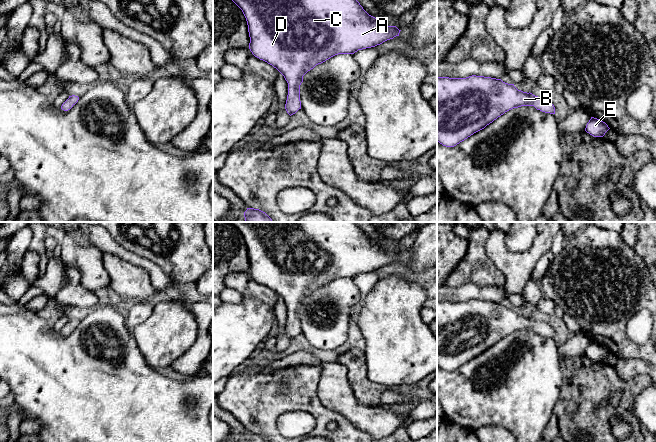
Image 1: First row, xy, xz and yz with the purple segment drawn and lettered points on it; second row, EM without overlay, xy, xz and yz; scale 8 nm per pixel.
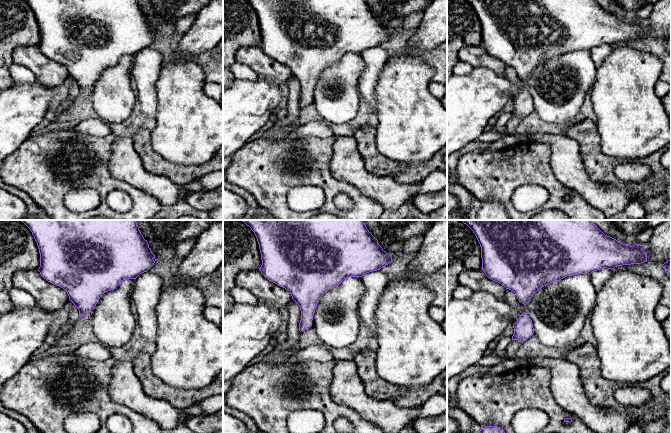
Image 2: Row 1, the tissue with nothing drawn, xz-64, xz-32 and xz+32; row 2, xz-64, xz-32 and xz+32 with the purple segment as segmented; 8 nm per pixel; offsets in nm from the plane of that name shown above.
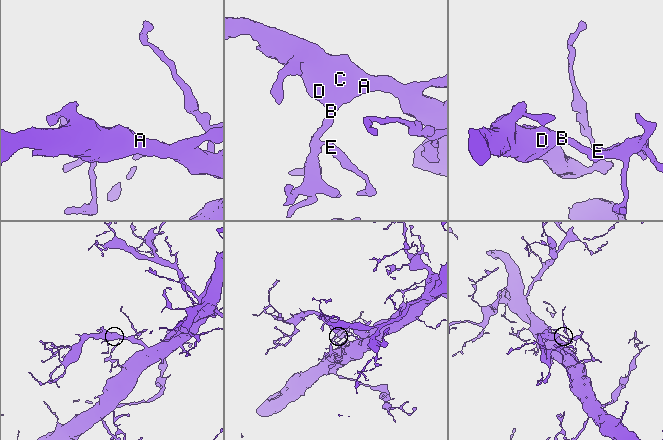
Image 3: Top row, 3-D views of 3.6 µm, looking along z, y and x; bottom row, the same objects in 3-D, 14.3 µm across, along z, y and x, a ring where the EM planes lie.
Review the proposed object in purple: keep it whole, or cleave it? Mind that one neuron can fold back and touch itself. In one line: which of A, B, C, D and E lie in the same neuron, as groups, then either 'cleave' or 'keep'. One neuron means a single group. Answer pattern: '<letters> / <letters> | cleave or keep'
A B C D E | keep

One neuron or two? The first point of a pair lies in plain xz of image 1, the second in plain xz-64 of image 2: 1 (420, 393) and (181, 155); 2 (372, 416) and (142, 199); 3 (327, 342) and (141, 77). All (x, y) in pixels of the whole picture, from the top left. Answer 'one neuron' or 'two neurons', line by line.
1: two neurons
2: two neurons
3: two neurons

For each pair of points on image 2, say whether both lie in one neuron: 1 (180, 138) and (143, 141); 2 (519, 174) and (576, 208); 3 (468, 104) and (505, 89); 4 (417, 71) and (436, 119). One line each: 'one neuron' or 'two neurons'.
1: two neurons
2: one neuron
3: one neuron
4: one neuron

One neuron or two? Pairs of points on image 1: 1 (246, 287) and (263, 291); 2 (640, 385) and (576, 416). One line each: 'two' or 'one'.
1: one
2: one

